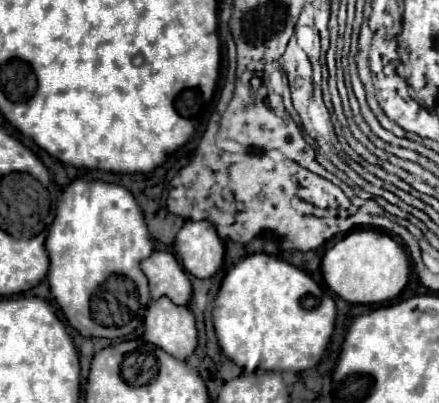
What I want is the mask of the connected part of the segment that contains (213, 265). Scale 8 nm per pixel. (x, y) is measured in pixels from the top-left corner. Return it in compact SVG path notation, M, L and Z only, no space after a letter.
M185 221L173 247L183 267L199 279L213 277L223 265L225 247L209 221Z

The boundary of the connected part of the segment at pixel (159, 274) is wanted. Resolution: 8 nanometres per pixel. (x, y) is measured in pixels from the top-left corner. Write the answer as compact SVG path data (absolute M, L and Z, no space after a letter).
M153 251L141 261L141 271L149 279L151 299L169 297L175 305L187 305L191 299L191 281L173 253Z

